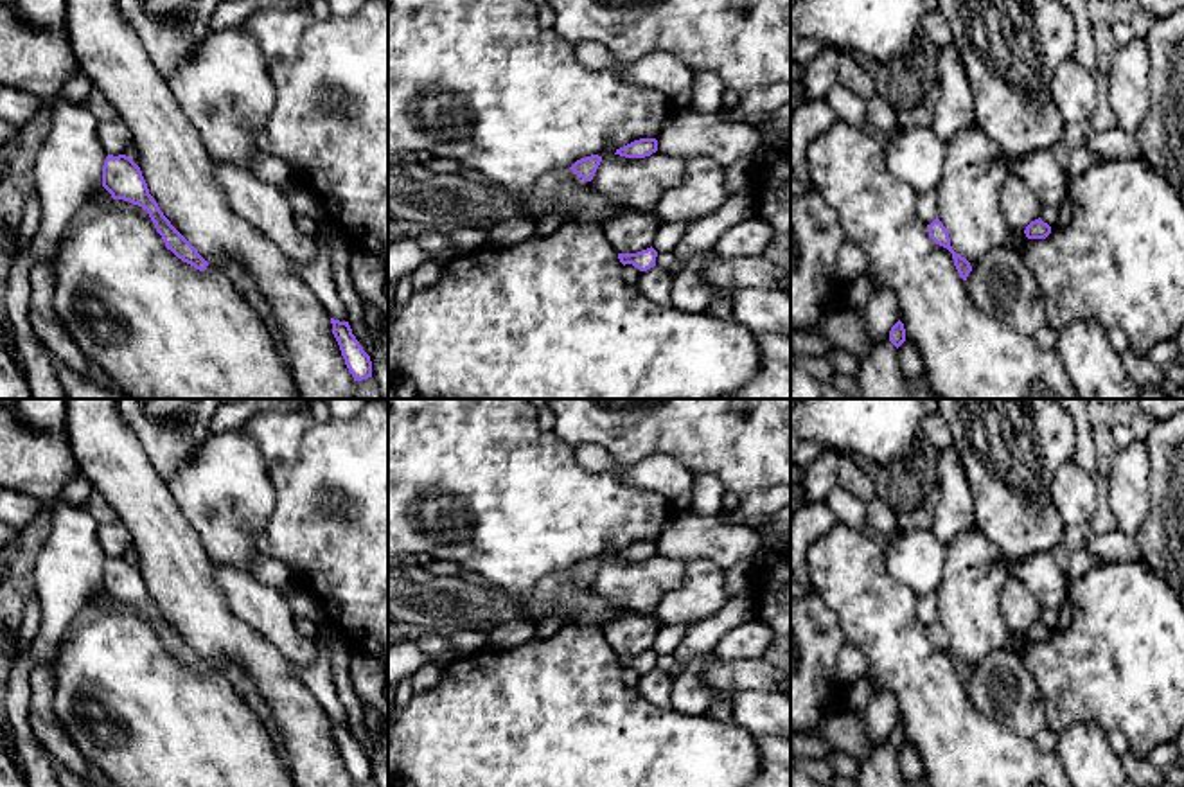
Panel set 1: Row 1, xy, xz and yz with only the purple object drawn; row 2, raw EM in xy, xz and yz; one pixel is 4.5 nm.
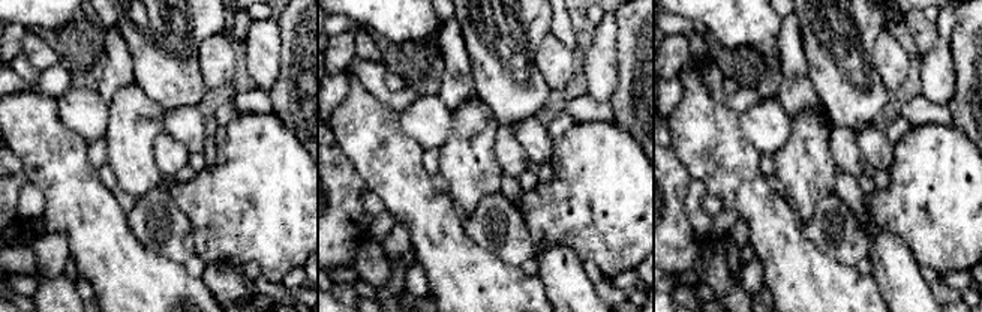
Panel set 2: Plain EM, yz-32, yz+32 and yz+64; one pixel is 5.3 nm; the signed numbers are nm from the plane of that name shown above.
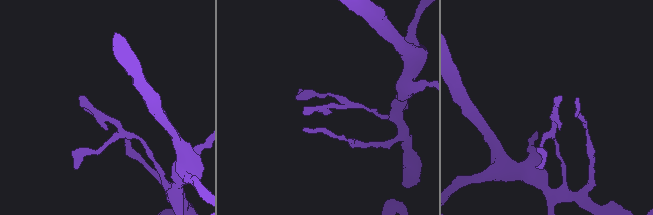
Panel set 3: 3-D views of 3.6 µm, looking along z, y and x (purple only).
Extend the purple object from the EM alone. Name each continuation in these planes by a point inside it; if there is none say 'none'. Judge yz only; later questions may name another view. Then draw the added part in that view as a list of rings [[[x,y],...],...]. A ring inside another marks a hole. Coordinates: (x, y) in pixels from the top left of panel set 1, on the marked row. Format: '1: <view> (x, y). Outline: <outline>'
none

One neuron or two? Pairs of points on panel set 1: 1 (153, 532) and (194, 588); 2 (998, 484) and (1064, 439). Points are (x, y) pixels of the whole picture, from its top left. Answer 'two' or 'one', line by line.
1: one
2: one

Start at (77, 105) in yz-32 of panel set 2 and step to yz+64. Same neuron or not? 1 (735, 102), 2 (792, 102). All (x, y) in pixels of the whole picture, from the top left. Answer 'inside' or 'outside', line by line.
1: outside
2: outside

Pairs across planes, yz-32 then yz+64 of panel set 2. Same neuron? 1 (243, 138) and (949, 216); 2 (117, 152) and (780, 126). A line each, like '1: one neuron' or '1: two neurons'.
1: one neuron
2: two neurons

